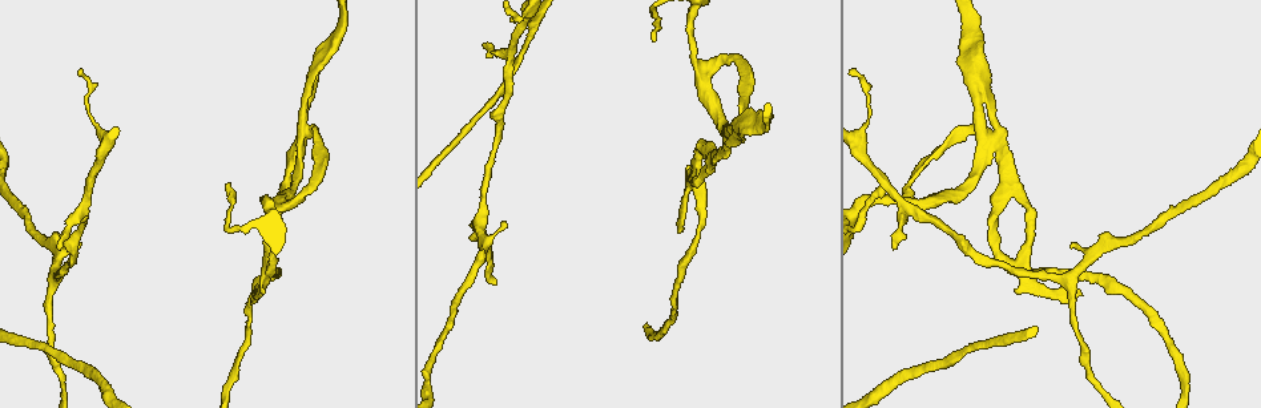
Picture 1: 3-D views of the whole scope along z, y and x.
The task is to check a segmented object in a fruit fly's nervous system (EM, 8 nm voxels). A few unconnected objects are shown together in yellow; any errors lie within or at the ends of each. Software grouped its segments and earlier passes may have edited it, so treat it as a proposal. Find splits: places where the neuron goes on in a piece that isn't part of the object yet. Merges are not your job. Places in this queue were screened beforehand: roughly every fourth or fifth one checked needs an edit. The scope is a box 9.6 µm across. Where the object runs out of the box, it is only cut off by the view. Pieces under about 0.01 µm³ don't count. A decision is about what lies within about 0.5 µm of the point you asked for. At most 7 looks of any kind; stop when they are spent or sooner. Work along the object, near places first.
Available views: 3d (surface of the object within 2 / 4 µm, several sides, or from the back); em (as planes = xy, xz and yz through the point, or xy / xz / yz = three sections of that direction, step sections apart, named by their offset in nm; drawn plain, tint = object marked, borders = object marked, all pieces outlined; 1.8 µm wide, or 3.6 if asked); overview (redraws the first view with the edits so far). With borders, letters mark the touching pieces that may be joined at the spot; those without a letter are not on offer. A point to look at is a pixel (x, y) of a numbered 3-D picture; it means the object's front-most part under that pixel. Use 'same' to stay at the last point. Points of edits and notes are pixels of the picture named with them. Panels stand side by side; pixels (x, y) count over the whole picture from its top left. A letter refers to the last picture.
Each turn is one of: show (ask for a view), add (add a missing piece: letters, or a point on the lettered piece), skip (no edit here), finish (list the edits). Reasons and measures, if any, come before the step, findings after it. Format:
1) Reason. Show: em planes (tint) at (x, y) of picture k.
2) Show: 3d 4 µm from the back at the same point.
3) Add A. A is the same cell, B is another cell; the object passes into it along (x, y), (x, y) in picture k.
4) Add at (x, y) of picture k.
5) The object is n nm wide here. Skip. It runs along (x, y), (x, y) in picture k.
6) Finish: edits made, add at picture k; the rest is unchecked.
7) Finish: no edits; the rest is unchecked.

Show: 3d 4 µm at (486, 44) of picture 1.

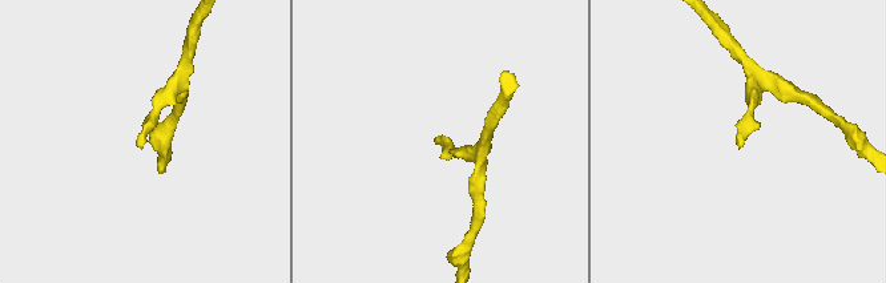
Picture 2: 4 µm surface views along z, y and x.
Show: em yz step 4 (borders) at (440, 138) of picture 2.

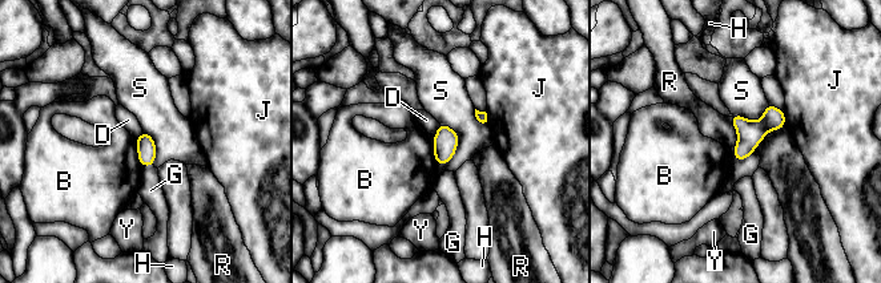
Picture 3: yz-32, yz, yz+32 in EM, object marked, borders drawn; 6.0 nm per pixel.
The object is 120 nm wide here. Skip. B, D, G, H, J, R, S and Y are other cells; a border runs along (729, 117), (736, 133), (732, 157) in picture 3; no lettered piece goes on from it.

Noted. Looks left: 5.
Narrows sharply. Show: 3d 2 µm at (89, 115) of picture 1.

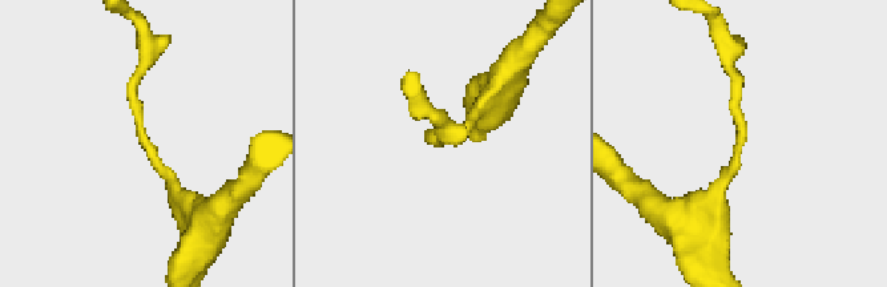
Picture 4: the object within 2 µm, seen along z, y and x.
Now the EM. Show: em planes (tint) at (150, 149) of picture 4.

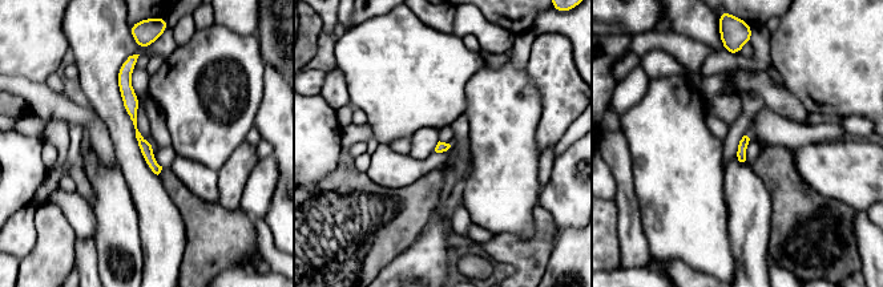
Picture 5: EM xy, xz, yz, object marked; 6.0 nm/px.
See the neighbours. Show: em planes (borders) at the same point.

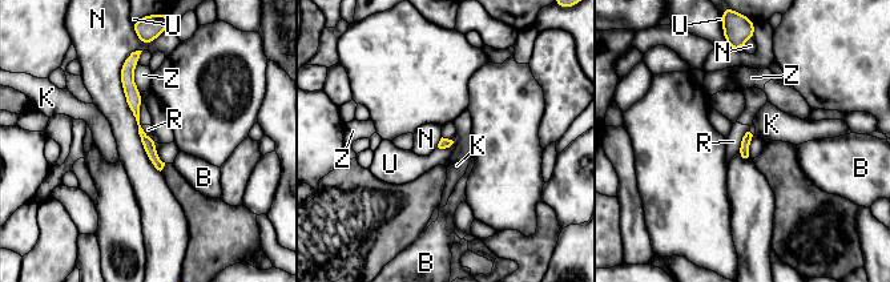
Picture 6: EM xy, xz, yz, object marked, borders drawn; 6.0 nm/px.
The object is 60 nm wide here. Skip. B, K, N, R, U and Z are other cells; it runs along (133, 63), (137, 124), (160, 165) in picture 6; no lettered piece goes on from it.

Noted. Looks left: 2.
Show: em planes (borders) at (308, 75) of picture 1.

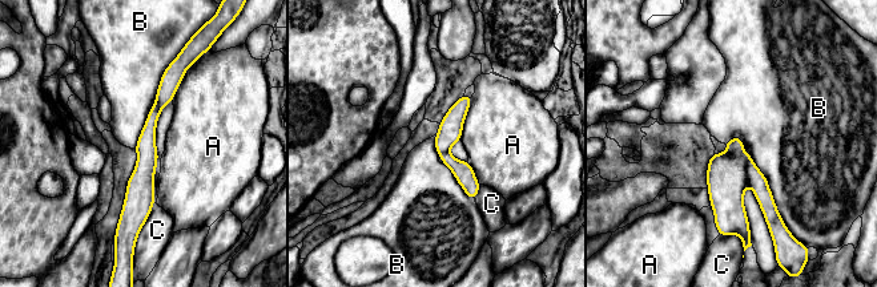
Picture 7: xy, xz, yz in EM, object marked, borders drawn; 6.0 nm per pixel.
The longest contact is with B, 600 nm. Skip. A, B and C are other cells; none of them fits.

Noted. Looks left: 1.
Finish: no edits; the rest is unchecked.

